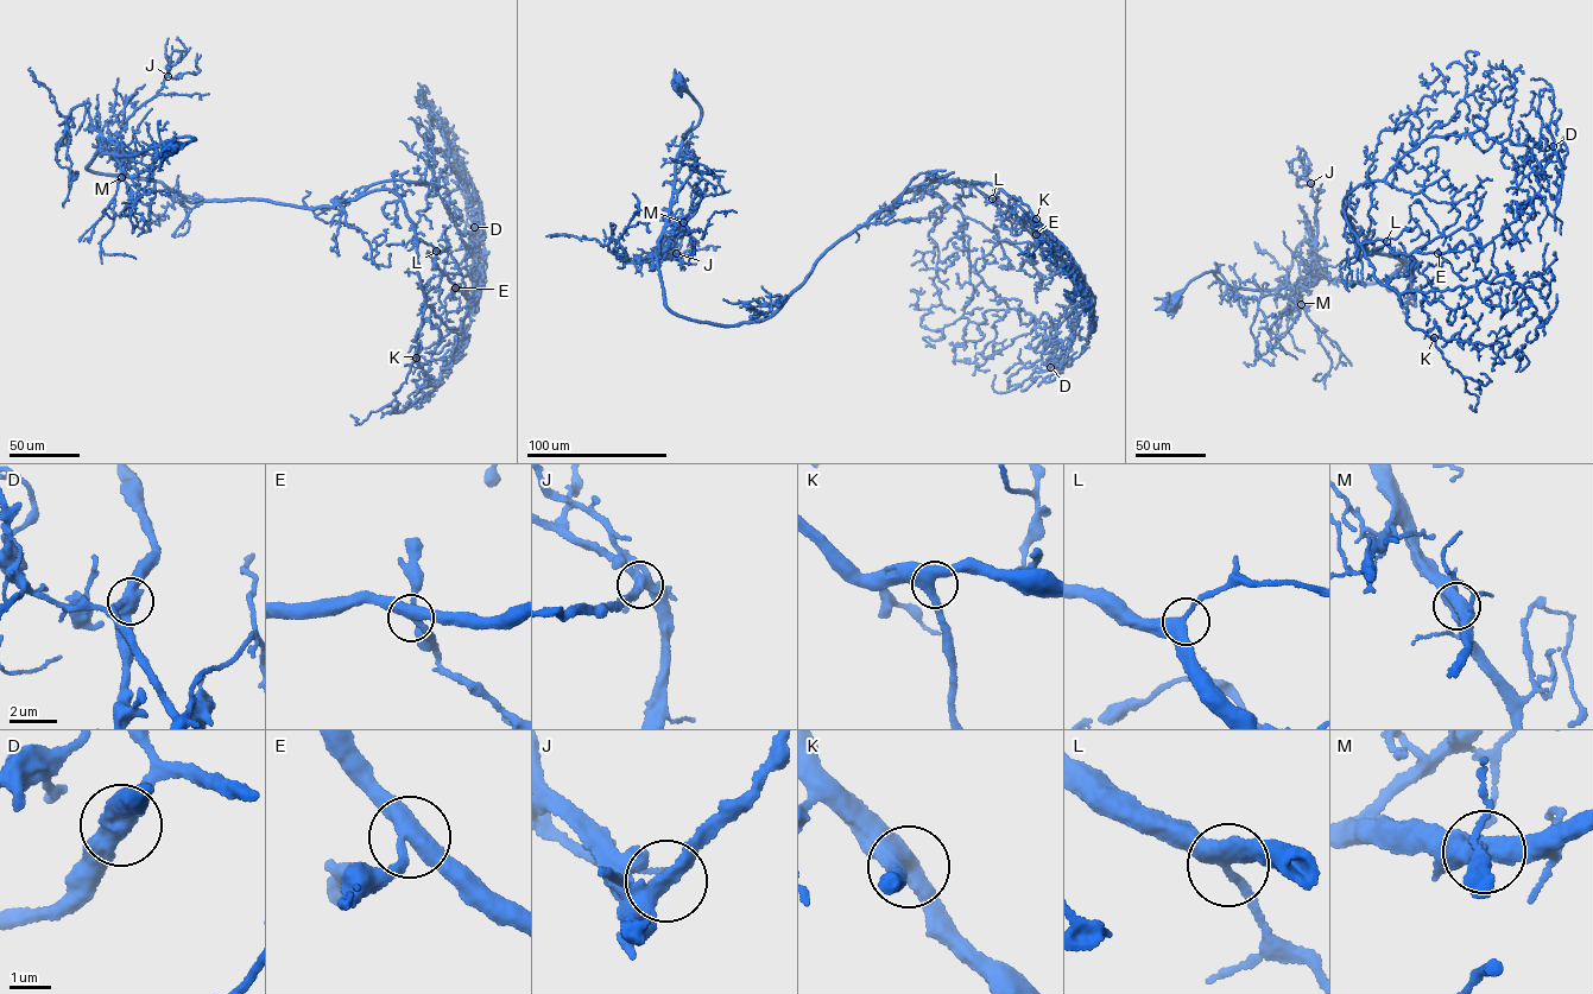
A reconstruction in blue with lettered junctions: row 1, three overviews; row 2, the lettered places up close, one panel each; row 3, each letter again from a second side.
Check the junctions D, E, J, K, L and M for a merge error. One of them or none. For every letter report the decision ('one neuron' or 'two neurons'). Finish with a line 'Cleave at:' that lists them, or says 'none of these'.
D: two neurons
E: one neuron
J: one neuron
K: one neuron
L: one neuron
M: one neuron
Cleave at: D

